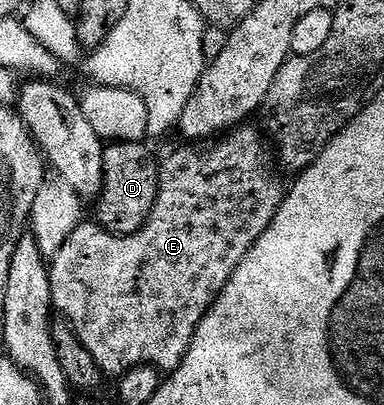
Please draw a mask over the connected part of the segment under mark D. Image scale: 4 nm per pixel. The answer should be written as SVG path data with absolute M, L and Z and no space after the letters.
M109 143L103 157L103 185L95 200L96 222L113 235L134 235L146 221L157 195L157 164L154 152L140 143Z

